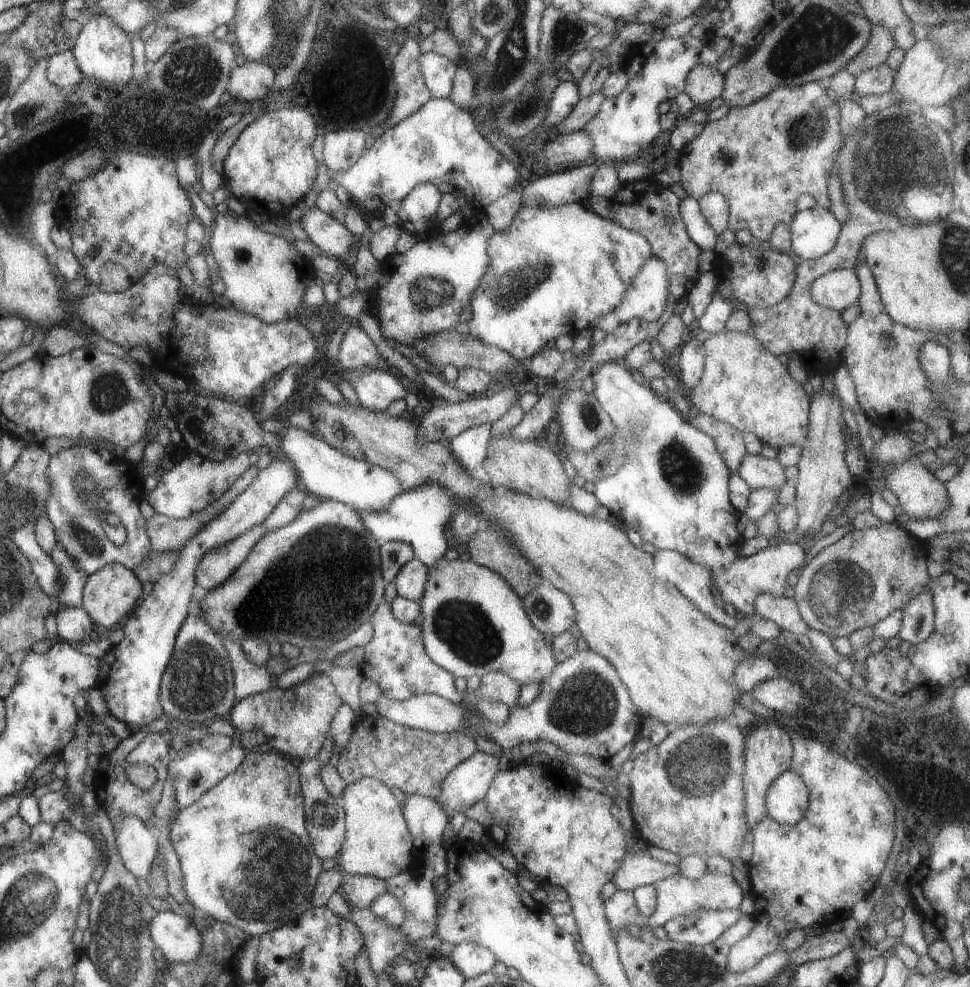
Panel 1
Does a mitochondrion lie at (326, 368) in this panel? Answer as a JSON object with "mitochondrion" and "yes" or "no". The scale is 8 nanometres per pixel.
{"mitochondrion":"no"}

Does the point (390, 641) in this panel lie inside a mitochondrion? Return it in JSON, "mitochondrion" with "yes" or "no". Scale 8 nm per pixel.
{"mitochondrion":"no"}

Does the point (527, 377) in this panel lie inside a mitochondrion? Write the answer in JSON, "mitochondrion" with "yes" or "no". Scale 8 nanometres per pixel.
{"mitochondrion":"no"}

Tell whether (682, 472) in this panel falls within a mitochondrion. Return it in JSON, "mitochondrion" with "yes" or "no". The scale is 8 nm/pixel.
{"mitochondrion":"yes"}

